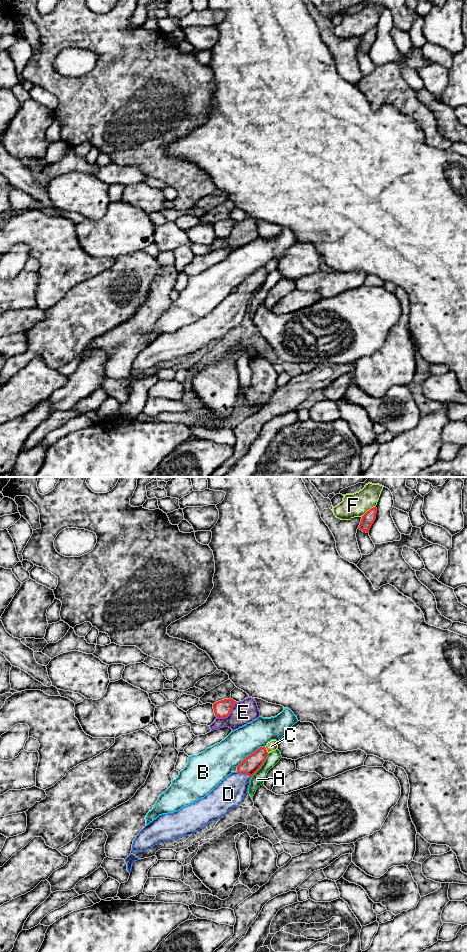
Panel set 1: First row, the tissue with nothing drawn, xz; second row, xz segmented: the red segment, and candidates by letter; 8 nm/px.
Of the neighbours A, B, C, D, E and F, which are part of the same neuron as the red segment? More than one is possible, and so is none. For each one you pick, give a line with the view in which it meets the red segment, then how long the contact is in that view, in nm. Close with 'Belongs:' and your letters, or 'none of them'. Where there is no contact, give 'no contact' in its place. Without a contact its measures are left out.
D: meets red in xz; contact 120 nm long
Belongs: D

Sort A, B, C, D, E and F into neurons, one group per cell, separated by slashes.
A / B / C / D / E / F

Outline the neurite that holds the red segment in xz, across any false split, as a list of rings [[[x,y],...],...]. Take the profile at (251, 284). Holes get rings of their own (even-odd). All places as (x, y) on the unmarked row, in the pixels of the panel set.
[[[265,267],[258,268],[237,286],[236,292],[232,292],[222,300],[204,318],[173,333],[159,335],[138,353],[133,361],[131,371],[145,372],[158,363],[191,355],[207,346],[211,341],[224,337],[229,330],[240,325],[245,314],[248,312],[251,297],[261,288],[268,274]]]

